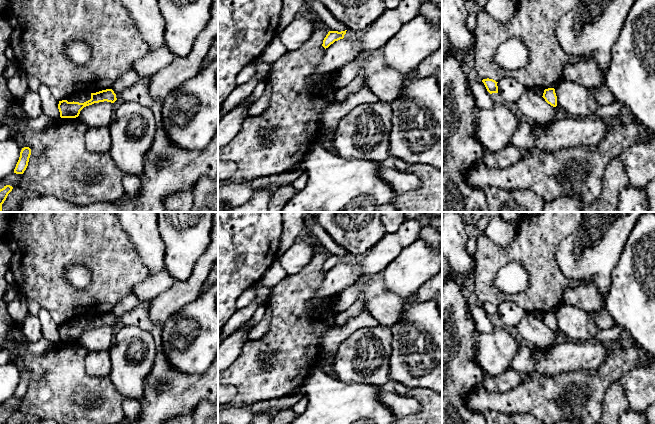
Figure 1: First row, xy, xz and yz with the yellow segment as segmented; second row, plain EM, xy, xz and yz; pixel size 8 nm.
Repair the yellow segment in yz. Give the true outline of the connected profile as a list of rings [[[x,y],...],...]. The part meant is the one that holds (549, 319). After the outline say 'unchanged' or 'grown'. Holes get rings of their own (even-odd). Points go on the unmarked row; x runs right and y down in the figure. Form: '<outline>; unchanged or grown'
[[[554,312],[545,313],[542,321],[551,330],[553,331],[557,330],[557,320]]]; unchanged

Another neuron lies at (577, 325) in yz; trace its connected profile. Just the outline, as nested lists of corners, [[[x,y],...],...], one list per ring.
[[[563,303],[554,313],[557,330],[574,342],[592,341],[600,330],[590,313],[581,308]]]

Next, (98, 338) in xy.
[[[104,325],[84,331],[78,342],[89,351],[109,351],[113,337],[113,327]]]

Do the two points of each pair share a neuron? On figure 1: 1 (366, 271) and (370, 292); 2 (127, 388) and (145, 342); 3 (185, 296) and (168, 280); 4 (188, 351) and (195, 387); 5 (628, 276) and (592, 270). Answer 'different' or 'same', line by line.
1: different
2: same
3: different
4: different
5: different

